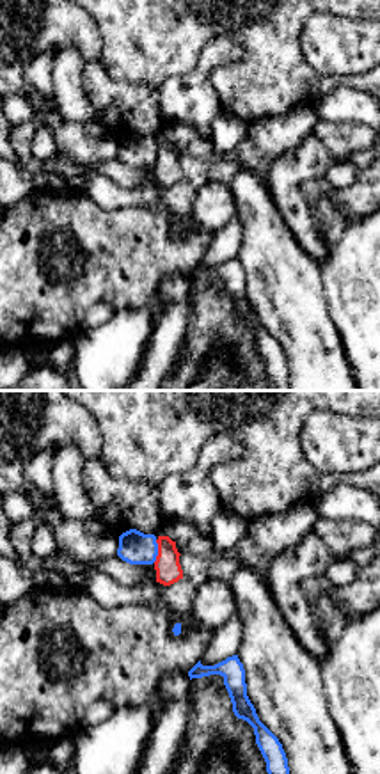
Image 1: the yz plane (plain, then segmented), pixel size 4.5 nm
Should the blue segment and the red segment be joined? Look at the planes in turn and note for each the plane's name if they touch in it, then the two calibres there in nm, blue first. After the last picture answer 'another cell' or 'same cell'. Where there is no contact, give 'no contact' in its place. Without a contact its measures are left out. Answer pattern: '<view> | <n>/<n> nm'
yz | 150/120 nm

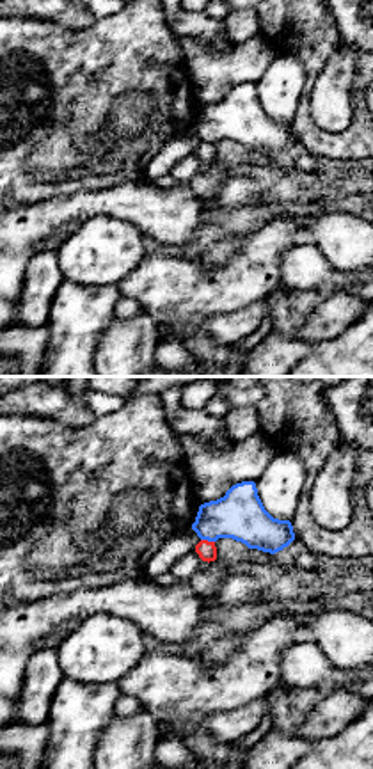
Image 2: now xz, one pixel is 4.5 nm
xz | 220/90 nm

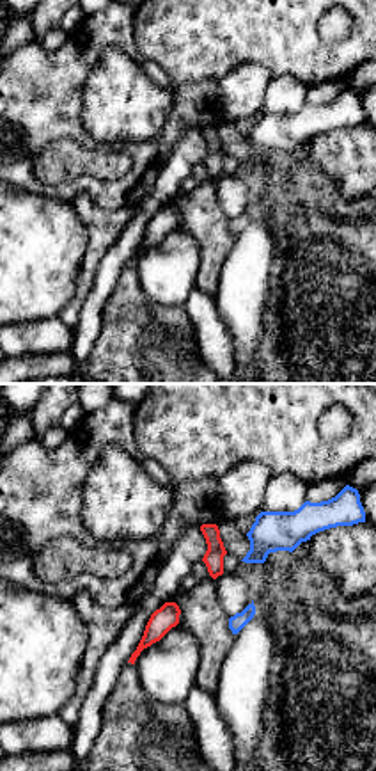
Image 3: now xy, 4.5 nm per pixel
no contact

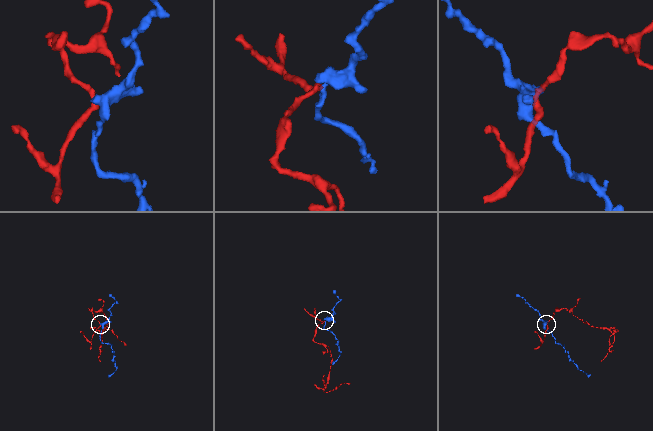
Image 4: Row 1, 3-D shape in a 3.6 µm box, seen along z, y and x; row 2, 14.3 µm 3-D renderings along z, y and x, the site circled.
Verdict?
another cell

